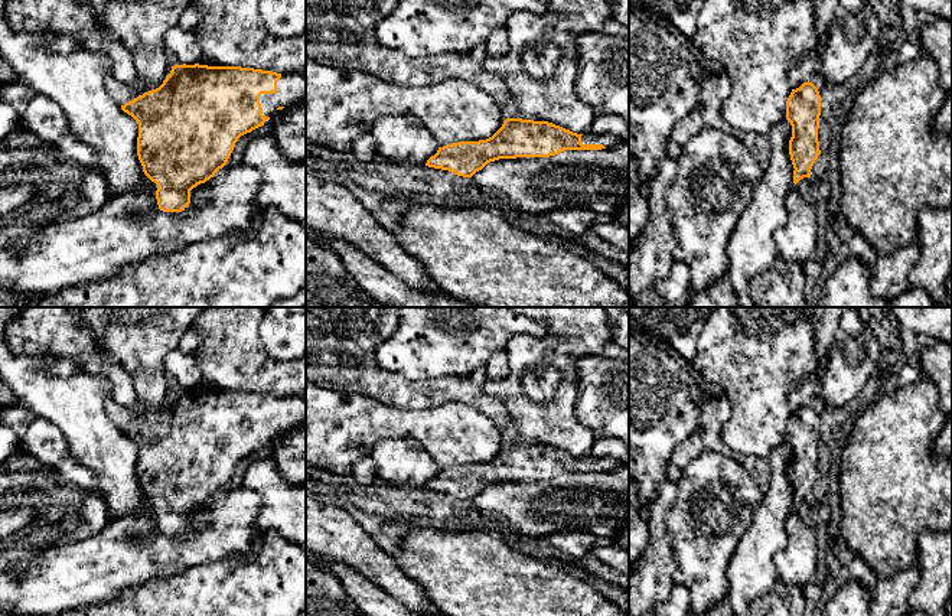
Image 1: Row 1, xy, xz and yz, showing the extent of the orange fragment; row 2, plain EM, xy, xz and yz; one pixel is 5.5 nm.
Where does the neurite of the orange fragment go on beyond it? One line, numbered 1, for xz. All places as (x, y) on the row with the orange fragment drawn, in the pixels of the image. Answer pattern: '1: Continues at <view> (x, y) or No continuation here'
1: Continues at xz (607, 140)

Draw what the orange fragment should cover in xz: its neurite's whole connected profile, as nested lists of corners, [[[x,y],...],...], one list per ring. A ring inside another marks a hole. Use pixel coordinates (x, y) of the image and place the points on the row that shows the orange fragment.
[[[506,118],[489,138],[438,147],[426,166],[472,177],[499,159],[550,157],[564,150],[601,150],[623,143],[613,134],[577,134],[548,121]]]

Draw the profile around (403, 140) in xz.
[[[408,115],[379,117],[374,121],[371,134],[379,153],[395,164],[424,166],[438,150],[423,121]]]

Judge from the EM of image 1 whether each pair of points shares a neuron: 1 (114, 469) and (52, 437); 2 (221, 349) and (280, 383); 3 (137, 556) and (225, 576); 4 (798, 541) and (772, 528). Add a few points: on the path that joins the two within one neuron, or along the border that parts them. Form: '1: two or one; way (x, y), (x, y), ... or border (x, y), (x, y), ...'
1: two; border (45, 419), (61, 433), (69, 455), (88, 471)
2: one; way (235, 359), (266, 374)
3: two; border (222, 559), (198, 563), (157, 579)
4: two; border (794, 511), (776, 569)

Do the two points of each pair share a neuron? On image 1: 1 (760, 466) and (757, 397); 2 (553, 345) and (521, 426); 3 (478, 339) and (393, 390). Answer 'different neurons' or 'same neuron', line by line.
1: different neurons
2: same neuron
3: different neurons

